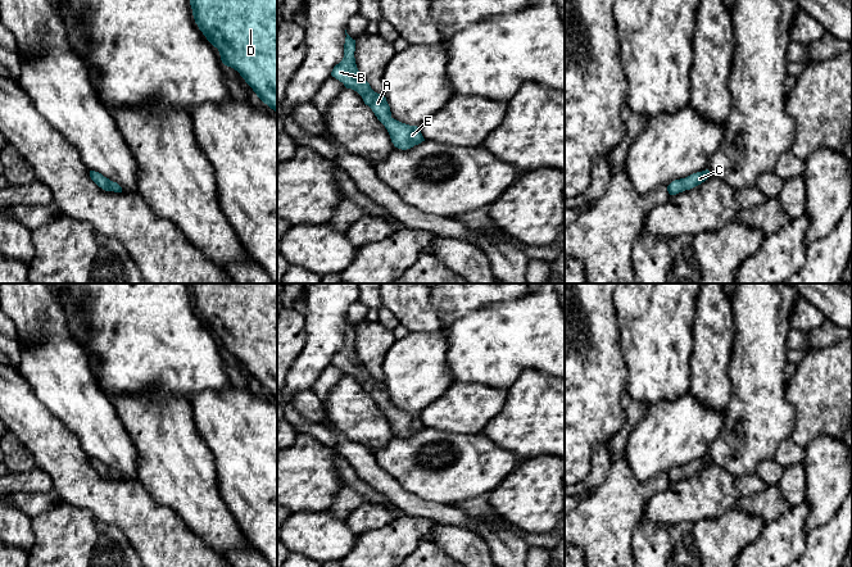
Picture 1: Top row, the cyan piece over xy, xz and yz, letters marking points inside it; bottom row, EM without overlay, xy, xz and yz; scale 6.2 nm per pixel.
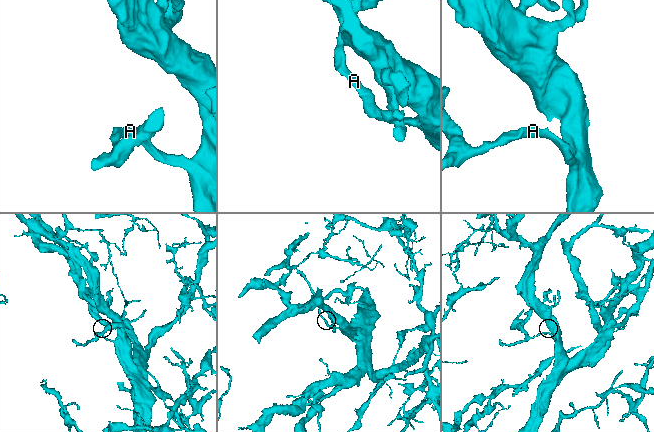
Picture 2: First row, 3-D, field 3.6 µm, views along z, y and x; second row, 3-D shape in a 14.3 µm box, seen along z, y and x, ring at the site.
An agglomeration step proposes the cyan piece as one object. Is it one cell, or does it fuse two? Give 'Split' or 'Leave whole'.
Leave whole

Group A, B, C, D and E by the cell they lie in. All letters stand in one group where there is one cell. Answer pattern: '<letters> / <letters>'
A B C D E

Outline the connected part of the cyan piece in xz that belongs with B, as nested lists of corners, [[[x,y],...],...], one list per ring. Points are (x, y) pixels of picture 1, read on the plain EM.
[[[346,317],[345,322],[344,345],[334,354],[331,363],[343,369],[346,376],[352,376],[362,384],[364,391],[372,396],[388,417],[395,435],[407,437],[425,428],[420,414],[402,410],[391,404],[386,385],[375,380],[359,360],[354,345],[355,327],[346,321]]]

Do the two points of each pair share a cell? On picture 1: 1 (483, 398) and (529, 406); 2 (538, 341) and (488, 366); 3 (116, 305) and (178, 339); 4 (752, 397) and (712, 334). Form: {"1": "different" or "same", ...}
{"1": "different", "2": "same", "3": "same", "4": "different"}

